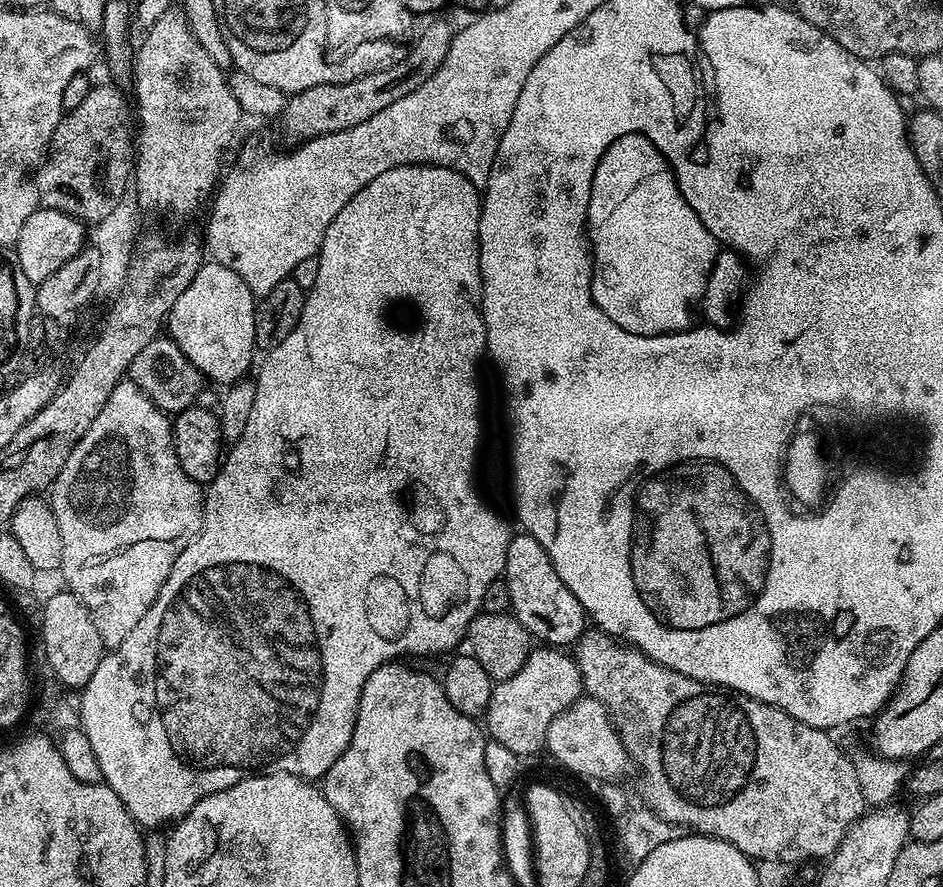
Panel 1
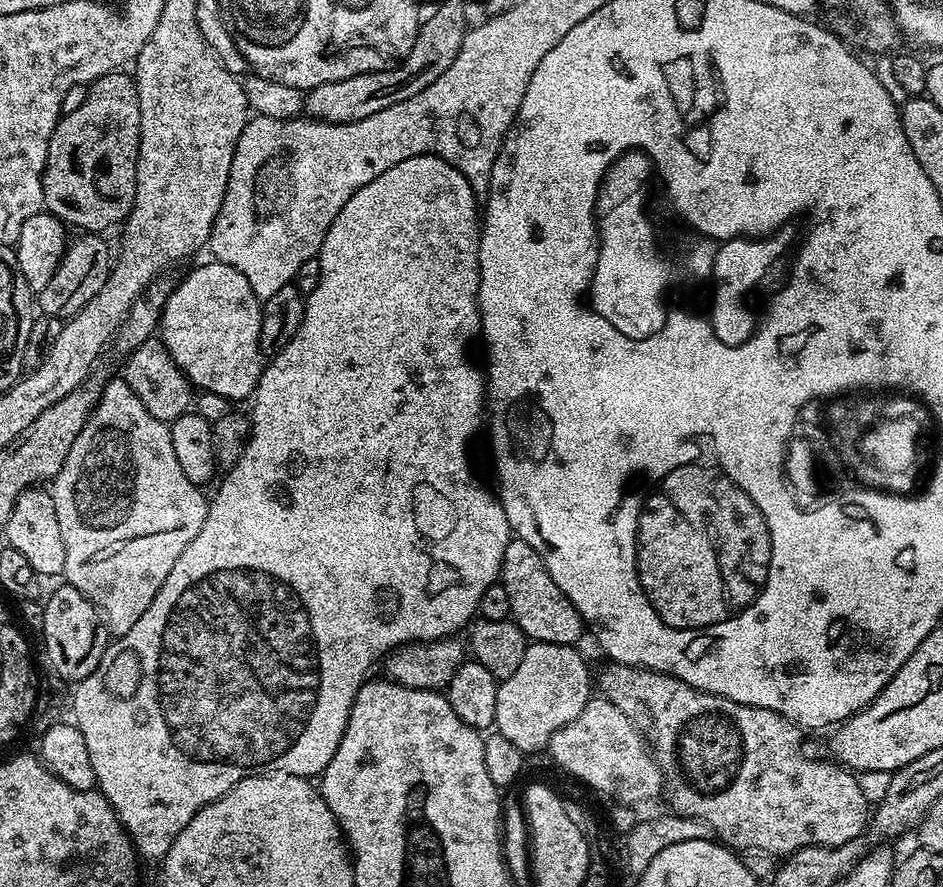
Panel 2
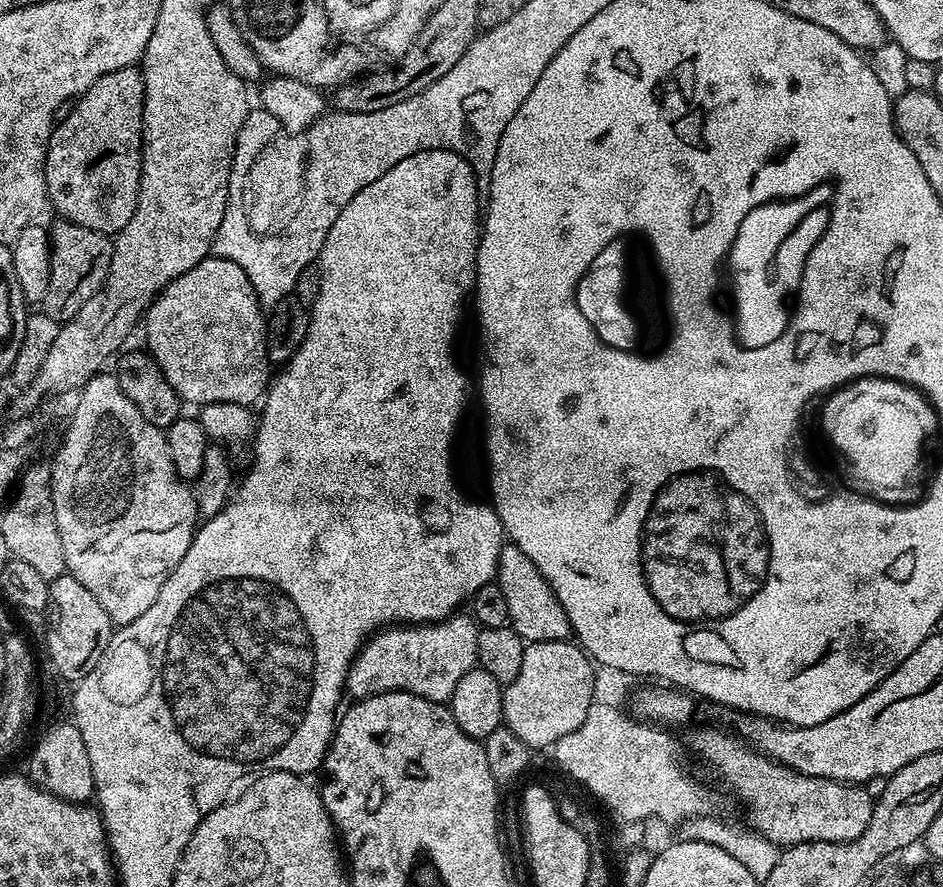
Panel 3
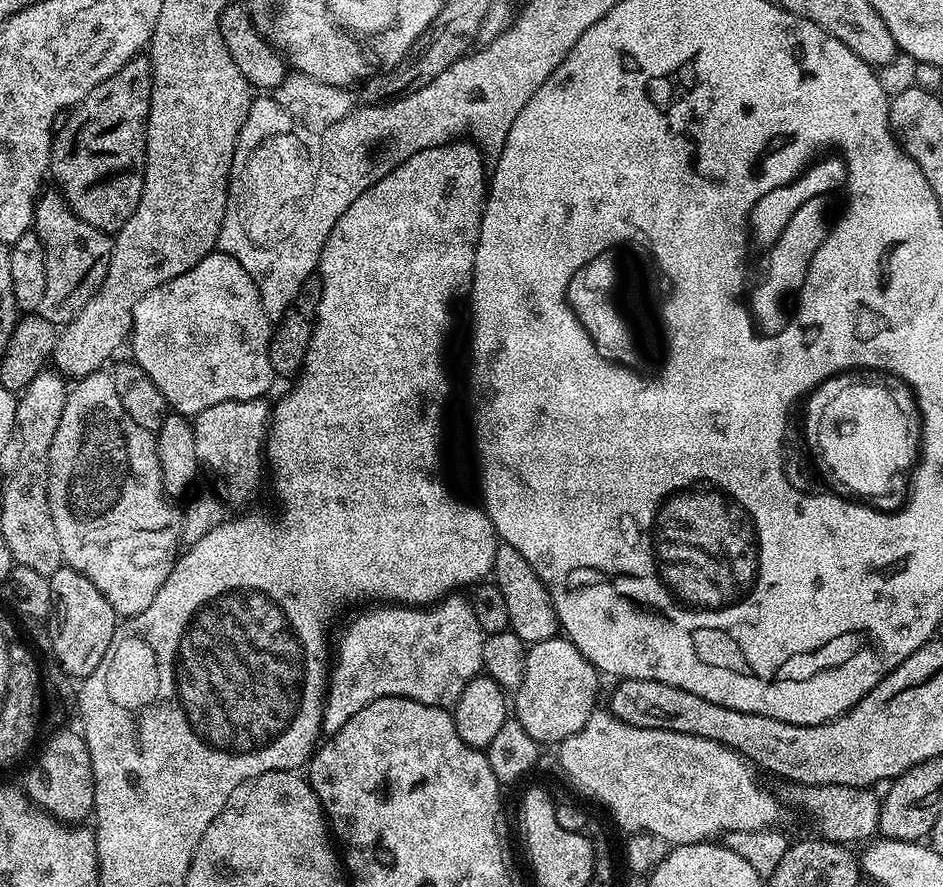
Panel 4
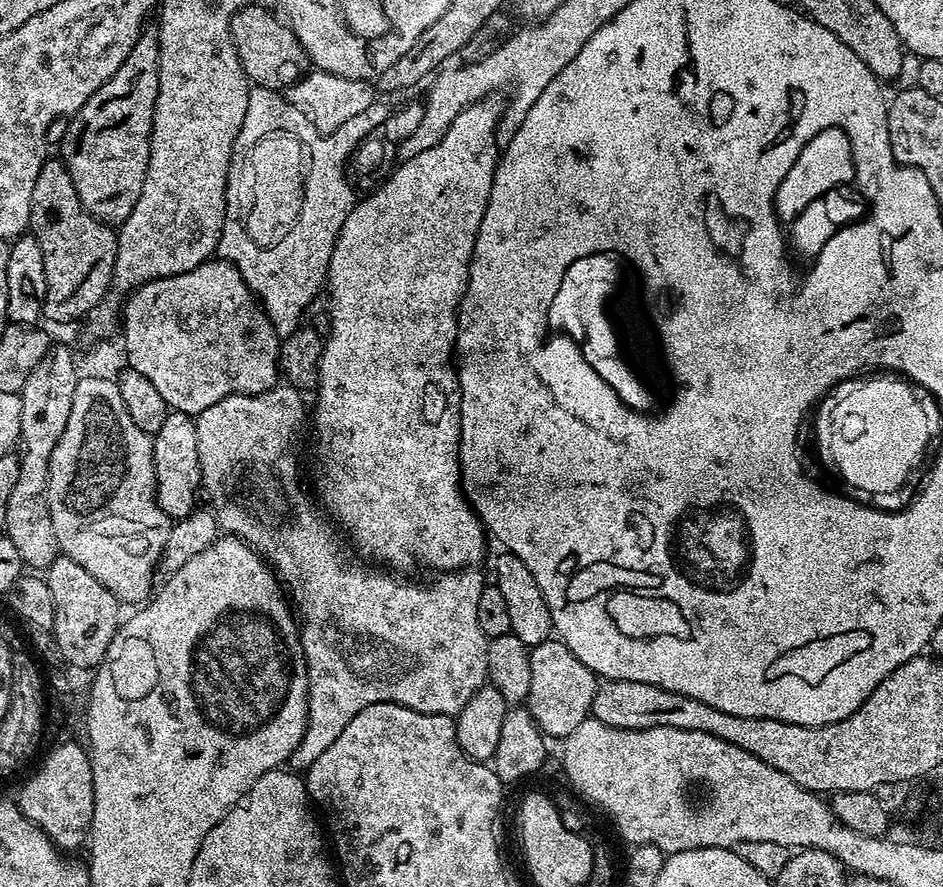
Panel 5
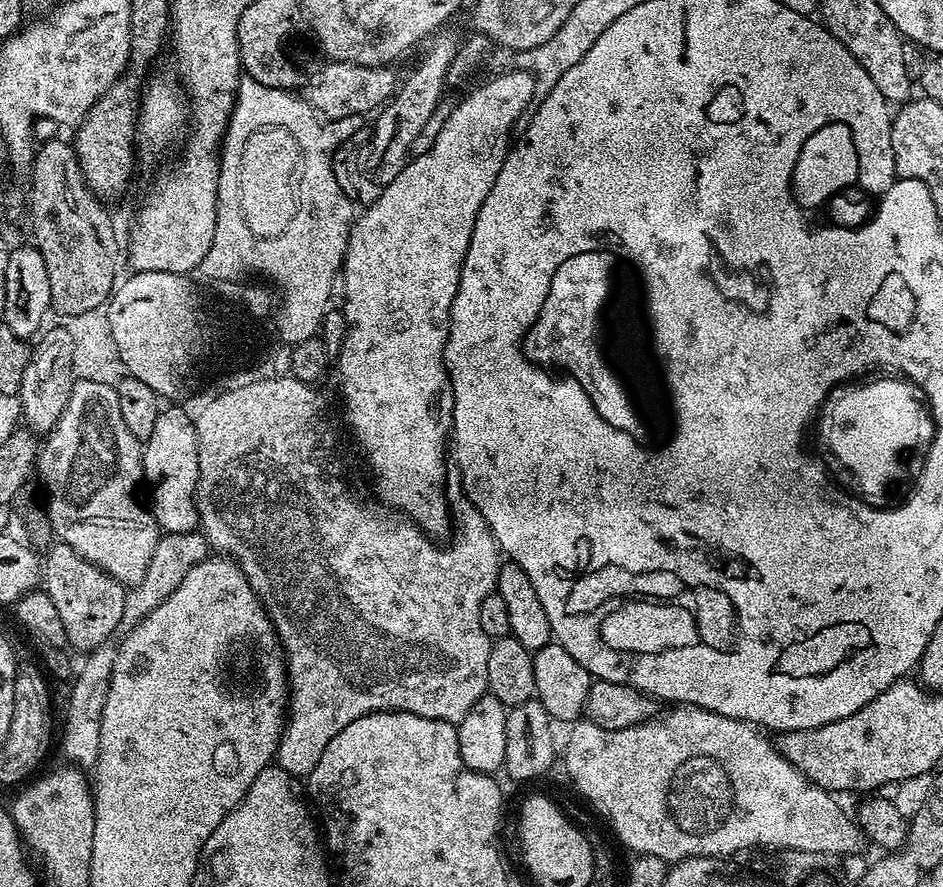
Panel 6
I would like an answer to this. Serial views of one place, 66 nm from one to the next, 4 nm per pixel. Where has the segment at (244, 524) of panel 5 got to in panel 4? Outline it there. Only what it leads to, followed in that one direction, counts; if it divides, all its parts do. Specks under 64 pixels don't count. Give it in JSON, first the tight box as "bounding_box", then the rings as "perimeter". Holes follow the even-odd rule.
{"bounding_box":[194,399,484,734],"perimeter":[[[265,399],[221,402],[206,408],[194,418],[195,448],[201,463],[212,468],[223,480],[236,502],[248,499],[266,472],[266,447],[271,407]],[[453,594],[445,596],[443,600],[431,606],[405,606],[403,604],[385,603],[383,606],[368,606],[365,612],[360,612],[348,624],[348,629],[340,636],[340,641],[334,644],[334,659],[330,664],[330,675],[328,677],[328,687],[324,698],[324,723],[323,731],[328,734],[334,734],[338,730],[342,730],[342,726],[346,726],[346,722],[350,718],[354,718],[354,714],[358,714],[358,710],[362,710],[362,706],[366,706],[370,702],[374,702],[378,698],[386,698],[387,696],[405,696],[414,702],[422,702],[426,706],[438,706],[439,708],[451,709],[458,702],[458,698],[462,694],[462,690],[466,690],[466,686],[474,677],[481,675],[484,663],[482,662],[482,650],[484,649],[484,631],[482,626],[478,626],[478,618],[474,618],[474,610],[472,609],[471,599],[464,594]]]}

